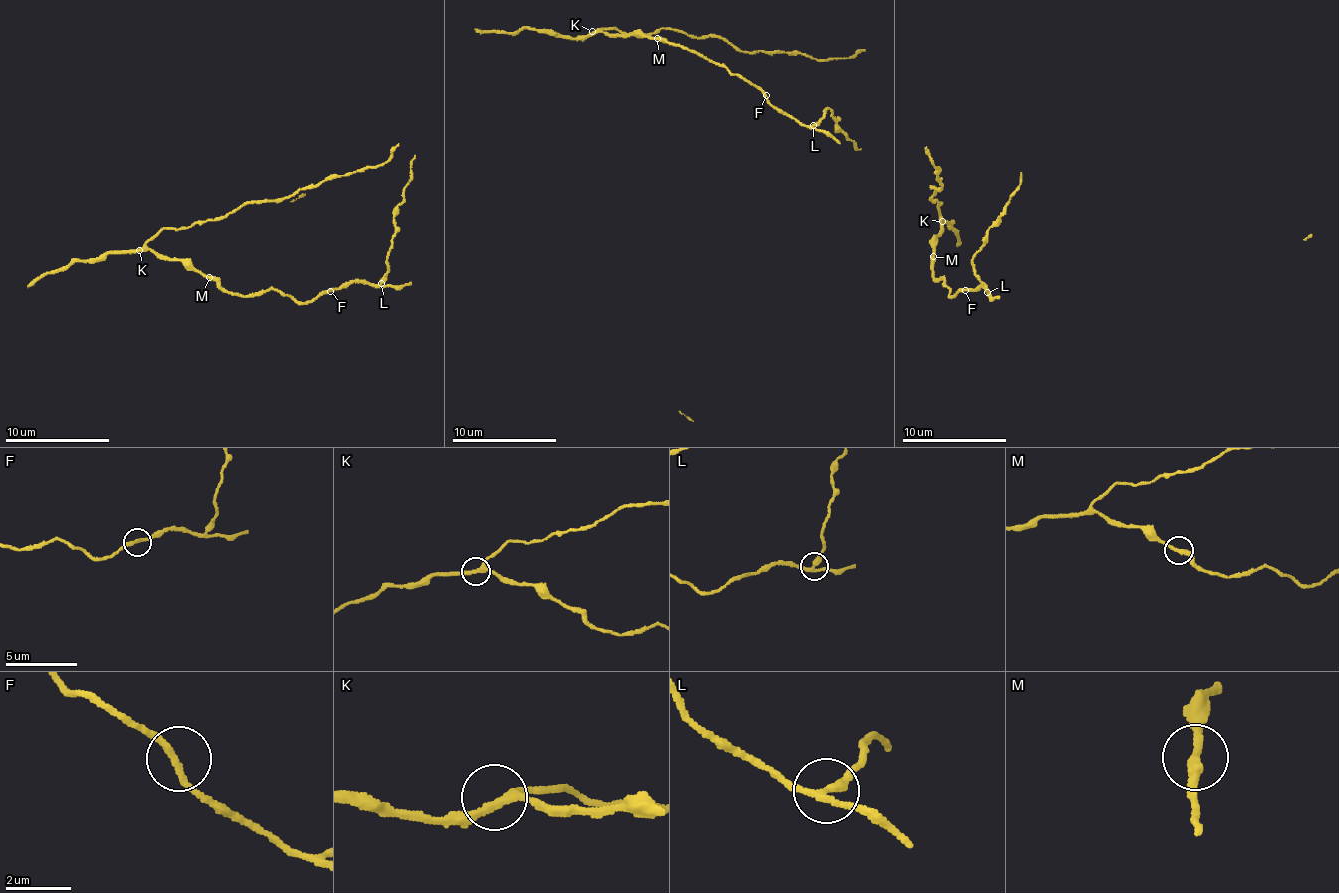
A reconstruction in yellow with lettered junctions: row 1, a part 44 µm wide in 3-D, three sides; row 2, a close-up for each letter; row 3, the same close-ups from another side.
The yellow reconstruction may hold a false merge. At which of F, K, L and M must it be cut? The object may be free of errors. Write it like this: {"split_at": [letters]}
{"split_at": ["L"]}

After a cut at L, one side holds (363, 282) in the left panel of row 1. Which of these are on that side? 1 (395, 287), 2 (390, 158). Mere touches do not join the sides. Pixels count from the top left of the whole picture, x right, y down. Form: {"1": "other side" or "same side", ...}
{"1": "same side", "2": "same side"}

